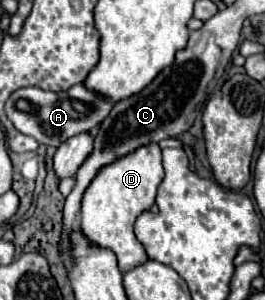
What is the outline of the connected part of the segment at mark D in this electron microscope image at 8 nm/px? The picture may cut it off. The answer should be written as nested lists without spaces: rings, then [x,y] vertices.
[[[151,143],[117,159],[109,167],[103,167],[83,195],[79,219],[81,231],[93,245],[111,249],[117,255],[117,265],[121,273],[127,273],[147,261],[145,247],[137,241],[133,225],[143,211],[153,207],[157,187],[161,181],[163,181],[161,149],[157,143]]]

